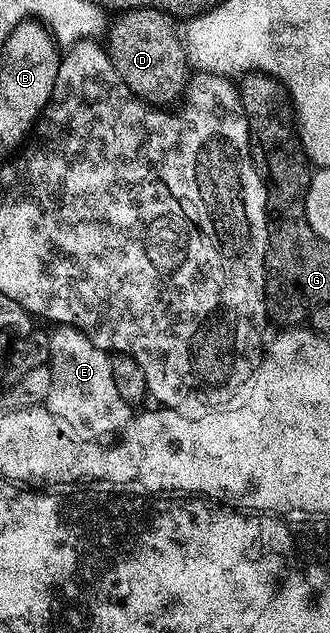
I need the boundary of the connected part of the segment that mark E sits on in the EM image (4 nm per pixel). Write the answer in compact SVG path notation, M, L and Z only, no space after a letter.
M60 325L54 330L57 331L49 334L48 365L53 367L53 384L47 403L48 413L58 423L66 422L74 430L72 433L81 440L105 438L108 434L120 435L128 431L130 422L134 421L135 410L115 389L110 355L74 326Z

